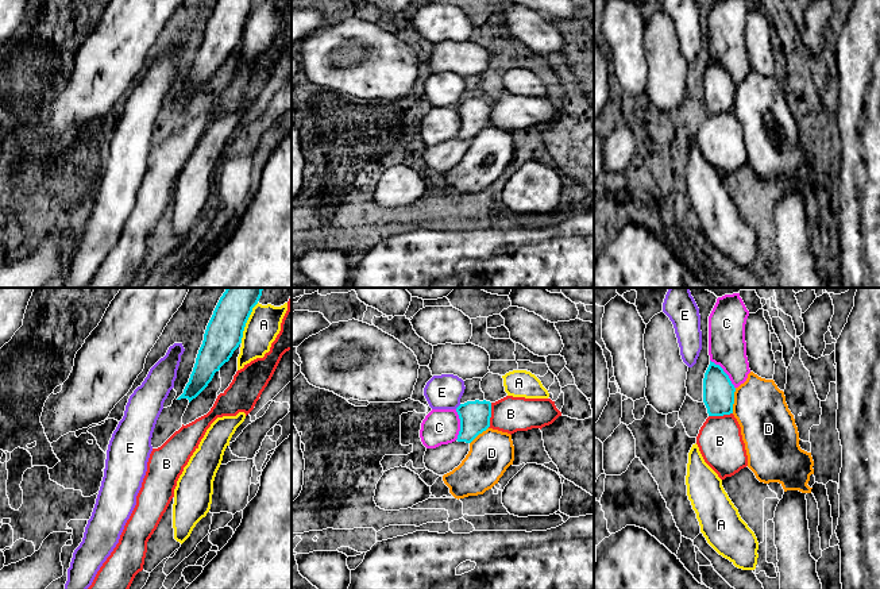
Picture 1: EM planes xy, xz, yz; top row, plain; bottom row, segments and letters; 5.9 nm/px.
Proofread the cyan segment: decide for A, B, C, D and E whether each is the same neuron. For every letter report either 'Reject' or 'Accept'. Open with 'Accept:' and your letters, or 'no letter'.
Accept: no letter
A: Reject
B: Reject
C: Reject
D: Reject
E: Reject

